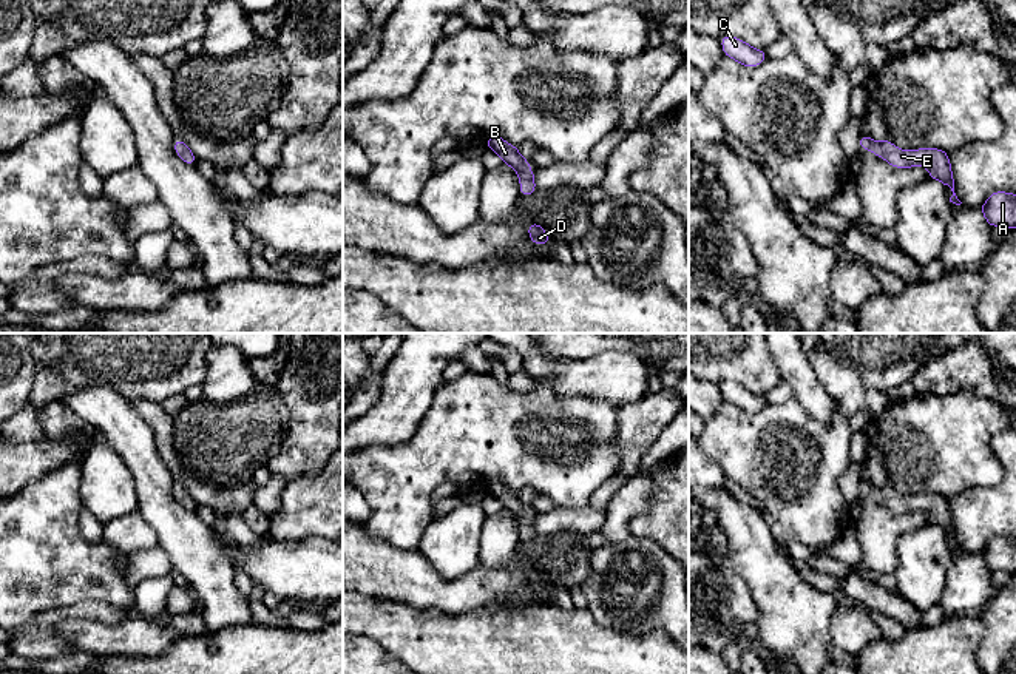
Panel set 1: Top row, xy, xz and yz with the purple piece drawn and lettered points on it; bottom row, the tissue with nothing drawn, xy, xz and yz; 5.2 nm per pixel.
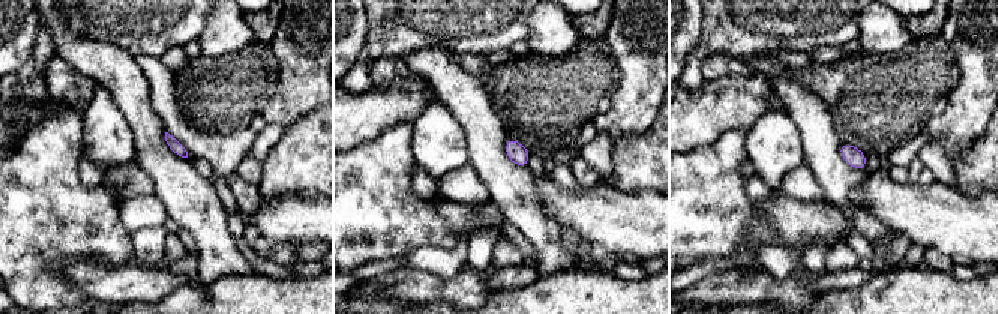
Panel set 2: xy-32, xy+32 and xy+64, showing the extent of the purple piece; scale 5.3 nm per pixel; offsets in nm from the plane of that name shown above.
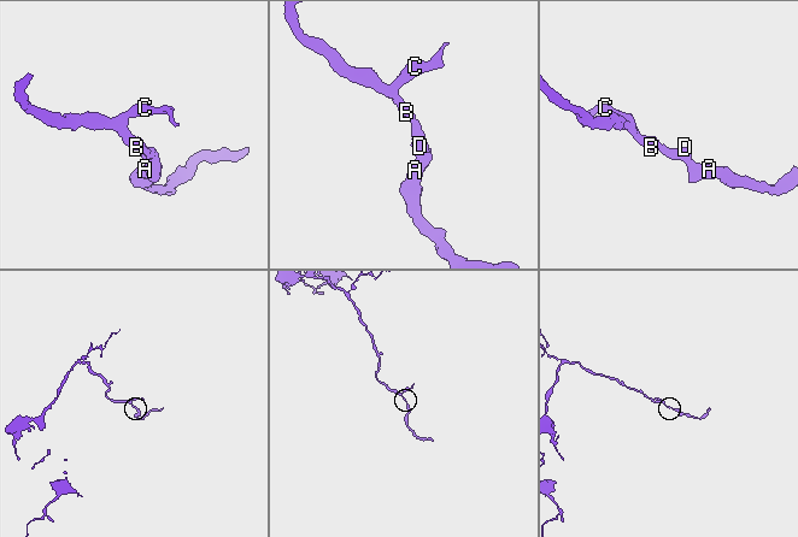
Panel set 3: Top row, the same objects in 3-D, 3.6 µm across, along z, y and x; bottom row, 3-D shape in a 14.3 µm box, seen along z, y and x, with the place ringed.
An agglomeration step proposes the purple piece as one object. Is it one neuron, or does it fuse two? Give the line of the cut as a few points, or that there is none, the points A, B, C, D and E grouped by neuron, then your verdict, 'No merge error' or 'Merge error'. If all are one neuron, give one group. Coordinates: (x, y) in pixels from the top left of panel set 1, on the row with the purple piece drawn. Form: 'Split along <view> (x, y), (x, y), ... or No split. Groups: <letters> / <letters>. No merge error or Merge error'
No split. Groups: A B C D E. No merge error

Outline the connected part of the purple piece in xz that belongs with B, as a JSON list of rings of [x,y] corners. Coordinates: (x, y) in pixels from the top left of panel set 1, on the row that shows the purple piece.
[[[493,134],[486,140],[486,148],[496,151],[503,163],[517,171],[520,180],[520,197],[533,194],[537,187],[534,185],[534,174],[528,165],[528,159],[519,154],[517,147],[510,145],[500,136]]]

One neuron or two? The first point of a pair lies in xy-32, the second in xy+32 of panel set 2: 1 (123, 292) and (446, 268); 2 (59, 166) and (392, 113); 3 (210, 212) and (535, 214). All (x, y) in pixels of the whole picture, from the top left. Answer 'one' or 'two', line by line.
1: two
2: two
3: one

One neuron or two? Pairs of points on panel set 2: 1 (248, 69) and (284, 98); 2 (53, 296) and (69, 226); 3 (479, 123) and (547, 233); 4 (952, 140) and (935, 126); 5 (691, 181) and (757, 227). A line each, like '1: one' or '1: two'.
1: two
2: one
3: one
4: one
5: one

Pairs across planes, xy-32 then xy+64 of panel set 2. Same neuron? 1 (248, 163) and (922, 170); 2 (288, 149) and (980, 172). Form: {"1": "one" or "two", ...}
{"1": "one", "2": "one"}

